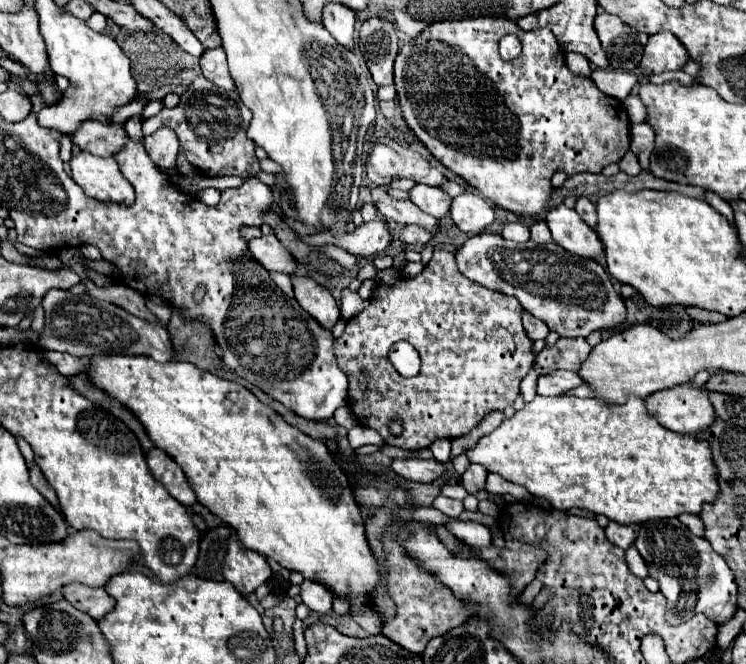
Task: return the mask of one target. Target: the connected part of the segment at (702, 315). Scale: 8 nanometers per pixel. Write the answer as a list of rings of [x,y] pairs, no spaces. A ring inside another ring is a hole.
[[[686,308],[686,310],[696,322],[702,322],[702,324],[718,324],[718,322],[726,320],[726,316],[720,312],[708,312],[708,310],[700,310],[700,308]]]

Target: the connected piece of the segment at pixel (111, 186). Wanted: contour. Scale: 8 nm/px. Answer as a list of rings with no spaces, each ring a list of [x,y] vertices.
[[[80,152],[70,160],[70,168],[72,180],[84,190],[88,198],[124,206],[134,202],[134,188],[118,170],[114,158],[98,158],[90,152]]]

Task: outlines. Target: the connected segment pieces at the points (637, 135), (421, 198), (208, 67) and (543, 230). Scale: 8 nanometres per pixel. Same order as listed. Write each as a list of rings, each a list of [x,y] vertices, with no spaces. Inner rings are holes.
[[[634,124],[630,128],[630,150],[638,156],[644,170],[650,168],[650,154],[654,150],[654,130],[650,124]]]
[[[416,184],[412,188],[412,202],[426,214],[434,218],[444,218],[450,212],[452,198],[440,188],[440,186],[430,186],[430,184]]]
[[[214,48],[214,50],[206,50],[202,60],[200,60],[200,68],[202,68],[202,74],[206,80],[210,80],[212,84],[216,84],[218,88],[222,90],[236,90],[236,82],[228,70],[228,64],[226,64],[226,54],[220,48]]]
[[[538,220],[532,228],[530,228],[530,240],[534,240],[536,244],[546,244],[546,242],[552,242],[552,236],[550,236],[550,230],[546,226],[544,220]]]

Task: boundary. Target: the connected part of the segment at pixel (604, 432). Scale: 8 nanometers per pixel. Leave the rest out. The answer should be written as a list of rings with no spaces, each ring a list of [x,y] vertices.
[[[568,392],[560,394],[560,396],[552,396],[552,398],[536,396],[522,410],[514,412],[514,416],[504,418],[504,422],[494,432],[482,436],[476,446],[466,450],[466,456],[468,456],[470,462],[484,466],[488,472],[496,472],[502,478],[506,478],[508,482],[524,486],[534,496],[546,498],[552,504],[552,508],[556,508],[556,510],[582,508],[582,510],[594,512],[594,514],[604,514],[608,520],[614,520],[618,524],[634,524],[634,522],[646,522],[646,520],[658,520],[658,518],[674,518],[674,516],[680,516],[684,512],[700,514],[702,504],[704,502],[714,502],[714,496],[716,496],[716,490],[718,490],[716,468],[714,468],[714,462],[712,462],[712,456],[710,456],[710,446],[704,440],[700,442],[700,440],[696,440],[692,436],[674,434],[674,432],[666,430],[664,426],[660,426],[656,422],[656,418],[652,418],[646,412],[644,398],[640,398],[640,396],[628,396],[628,400],[624,404],[608,404],[608,402],[600,400],[600,398],[578,398],[578,396],[572,396]]]

